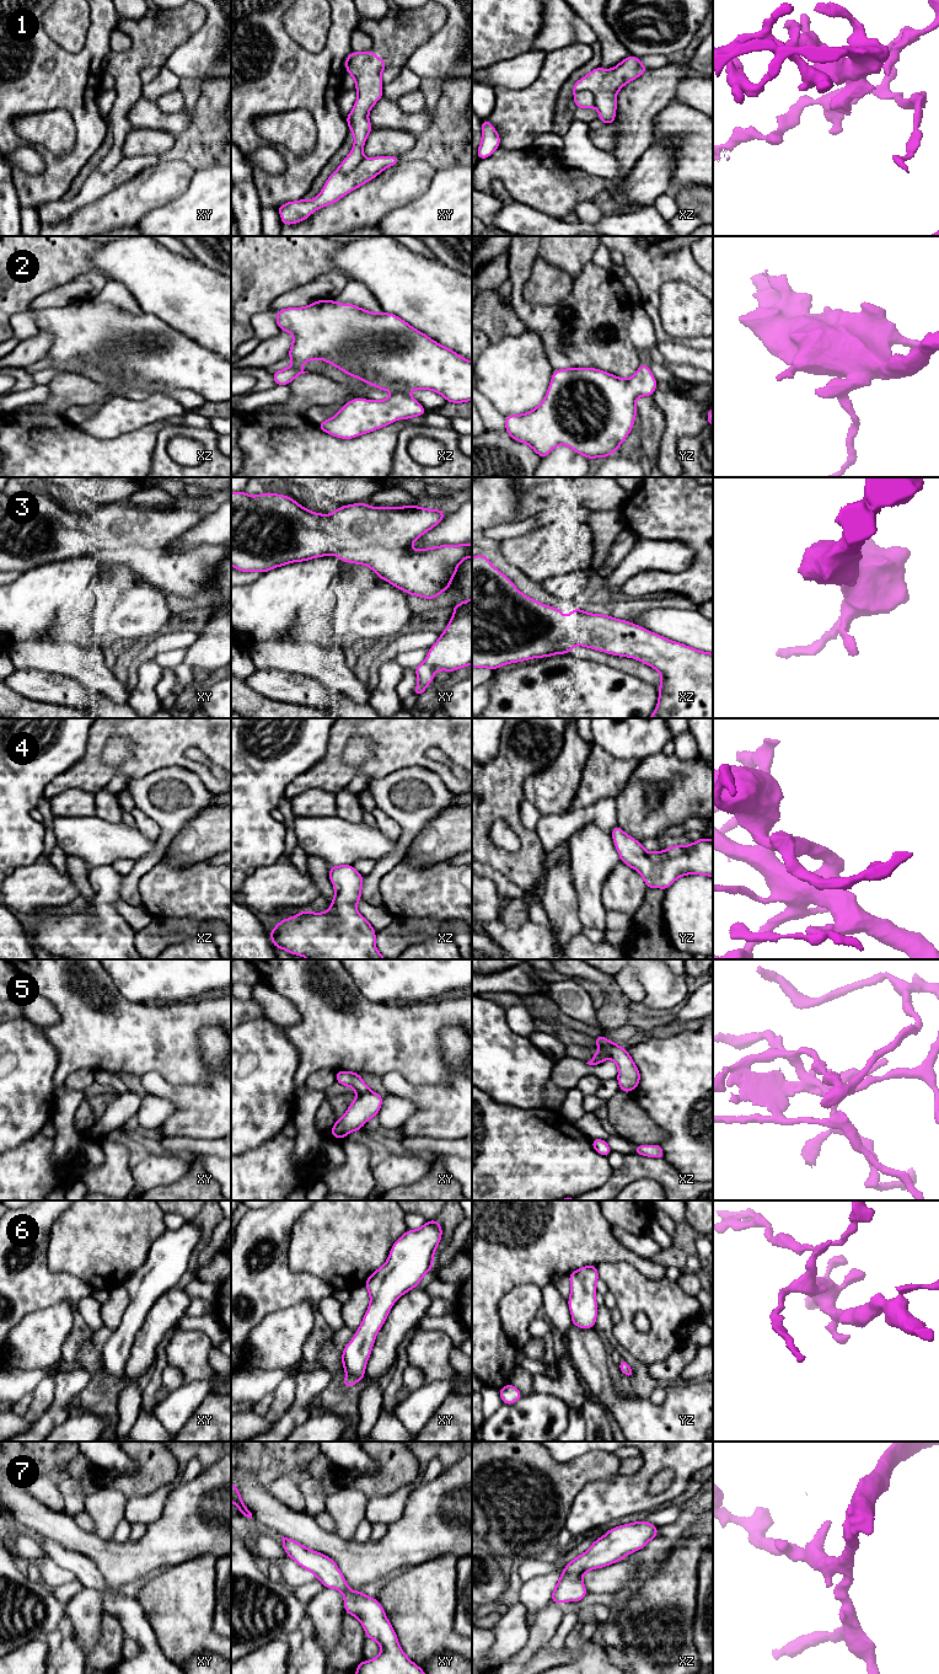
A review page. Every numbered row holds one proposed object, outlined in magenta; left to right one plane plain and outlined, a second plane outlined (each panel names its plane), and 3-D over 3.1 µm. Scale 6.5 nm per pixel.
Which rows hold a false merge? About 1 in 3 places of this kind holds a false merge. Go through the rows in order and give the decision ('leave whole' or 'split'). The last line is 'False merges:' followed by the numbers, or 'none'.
1: split
2: leave whole
3: leave whole
4: leave whole
5: split
6: leave whole
7: leave whole
False merges: 1, 5

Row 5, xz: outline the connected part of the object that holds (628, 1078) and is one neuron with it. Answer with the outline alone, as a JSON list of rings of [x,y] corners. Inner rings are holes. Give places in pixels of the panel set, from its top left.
[[[602,1034],[594,1038],[597,1047],[603,1047],[618,1066],[617,1081],[619,1091],[632,1092],[640,1081],[640,1073],[632,1060],[627,1049],[619,1047],[617,1043],[606,1039]]]

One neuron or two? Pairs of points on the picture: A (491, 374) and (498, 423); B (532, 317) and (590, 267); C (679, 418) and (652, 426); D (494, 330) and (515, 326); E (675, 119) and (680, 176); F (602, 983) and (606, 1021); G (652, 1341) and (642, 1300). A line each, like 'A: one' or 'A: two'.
A: two
B: one
C: two
D: one
E: one
F: one
G: one

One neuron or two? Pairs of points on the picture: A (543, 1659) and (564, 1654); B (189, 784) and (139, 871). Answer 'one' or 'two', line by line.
A: one
B: one

